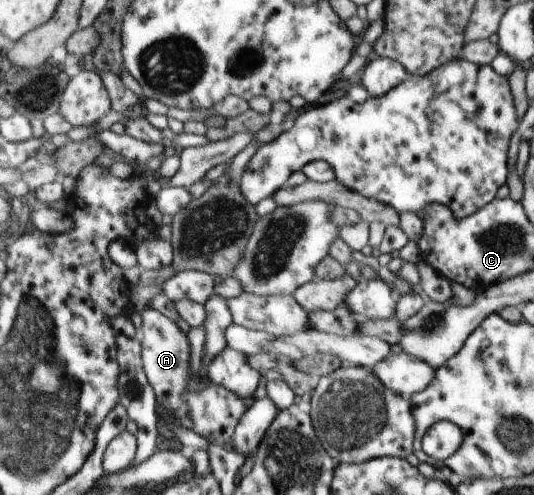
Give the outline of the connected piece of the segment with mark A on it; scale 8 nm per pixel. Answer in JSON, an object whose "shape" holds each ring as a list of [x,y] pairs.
{"shape":[[[145,307],[139,313],[142,316],[143,363],[145,373],[155,390],[160,409],[169,411],[169,414],[177,425],[192,429],[195,433],[204,437],[209,443],[228,447],[233,440],[234,430],[246,411],[250,409],[254,397],[241,397],[233,391],[227,391],[227,387],[213,383],[207,376],[206,381],[200,375],[189,371],[189,339],[177,327],[177,323],[169,317],[165,317],[159,311]]]}

